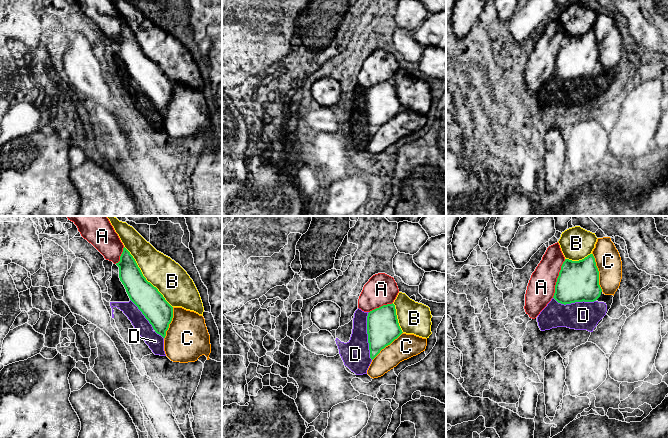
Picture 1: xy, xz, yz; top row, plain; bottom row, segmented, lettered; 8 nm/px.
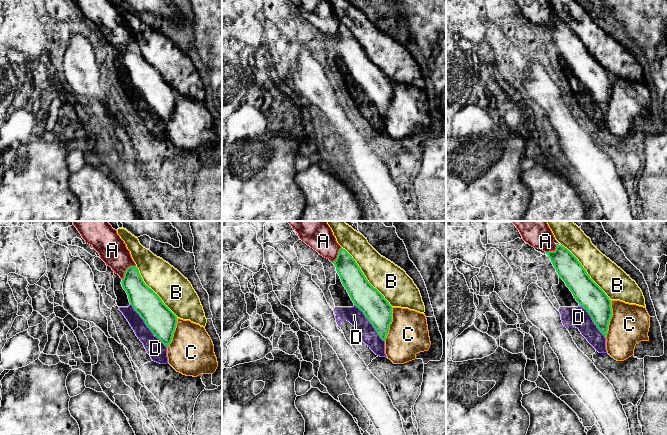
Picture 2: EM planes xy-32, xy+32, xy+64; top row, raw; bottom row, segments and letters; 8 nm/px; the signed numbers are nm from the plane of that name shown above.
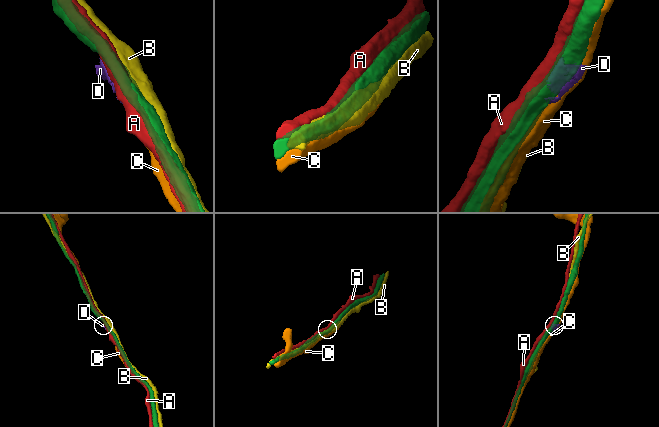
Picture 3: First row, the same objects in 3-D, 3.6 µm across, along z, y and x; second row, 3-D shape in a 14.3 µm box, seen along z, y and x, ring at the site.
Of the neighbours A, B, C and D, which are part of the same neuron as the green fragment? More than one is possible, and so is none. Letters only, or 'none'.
none

